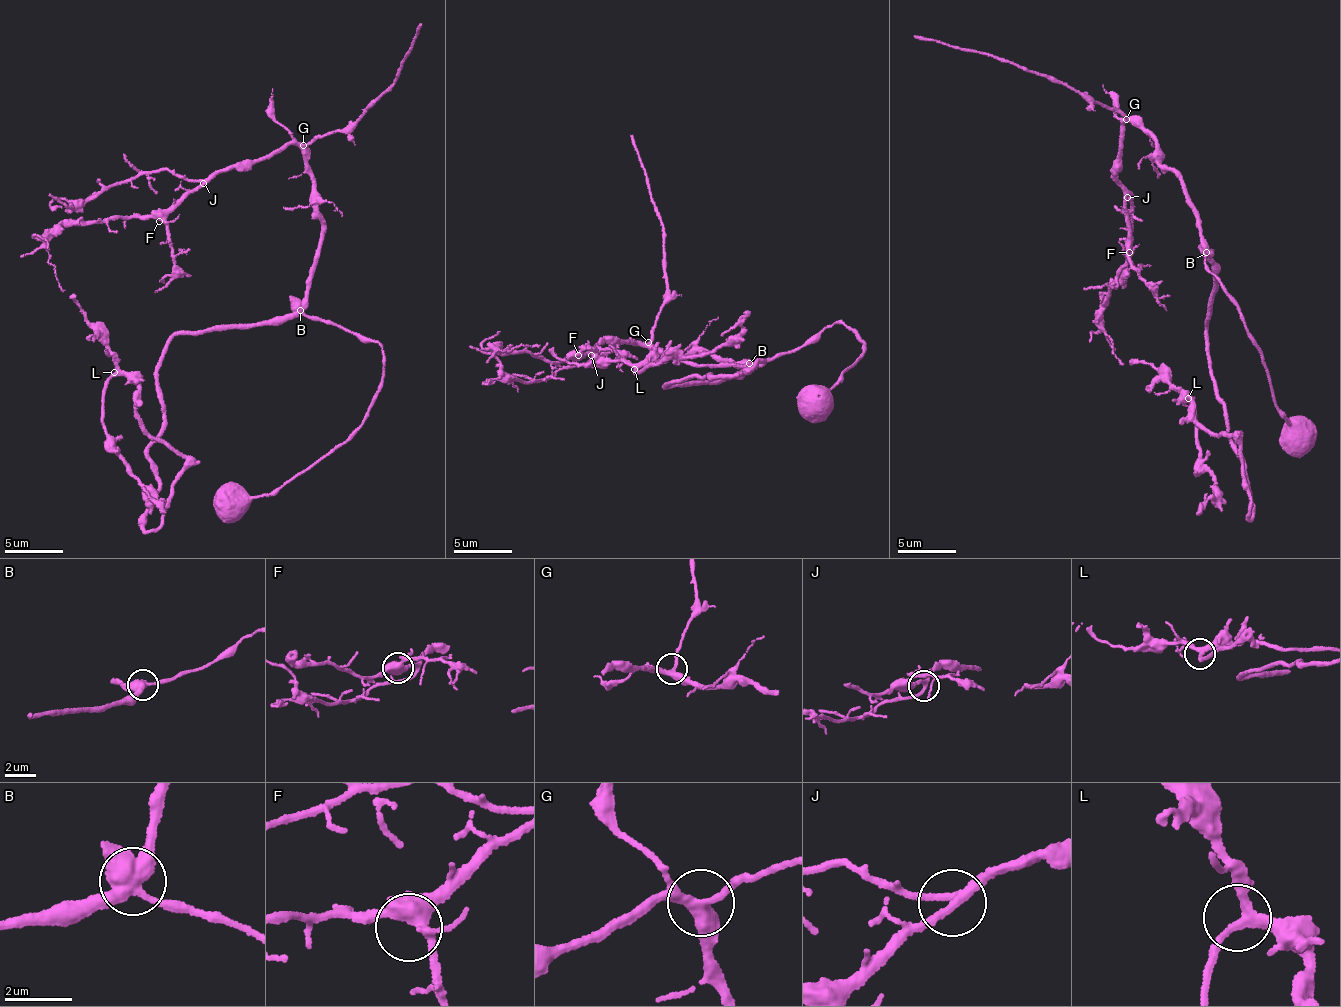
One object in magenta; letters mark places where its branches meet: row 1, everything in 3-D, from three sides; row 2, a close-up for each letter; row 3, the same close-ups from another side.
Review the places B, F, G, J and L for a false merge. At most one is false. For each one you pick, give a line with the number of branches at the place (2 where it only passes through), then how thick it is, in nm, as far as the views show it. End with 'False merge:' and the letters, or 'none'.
False merge: none

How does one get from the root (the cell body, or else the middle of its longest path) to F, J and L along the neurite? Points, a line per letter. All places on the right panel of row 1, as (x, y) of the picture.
F: (1300, 438), (1205, 264), (1212, 250), (1181, 178), (1129, 121), (1114, 166), (1129, 252)
J: (1300, 438), (1205, 264), (1212, 250), (1181, 178), (1129, 121), (1114, 166), (1127, 197)
L: (1300, 438), (1205, 264), (1212, 250), (1211, 380), (1250, 518), (1240, 440), (1196, 420), (1188, 398)

